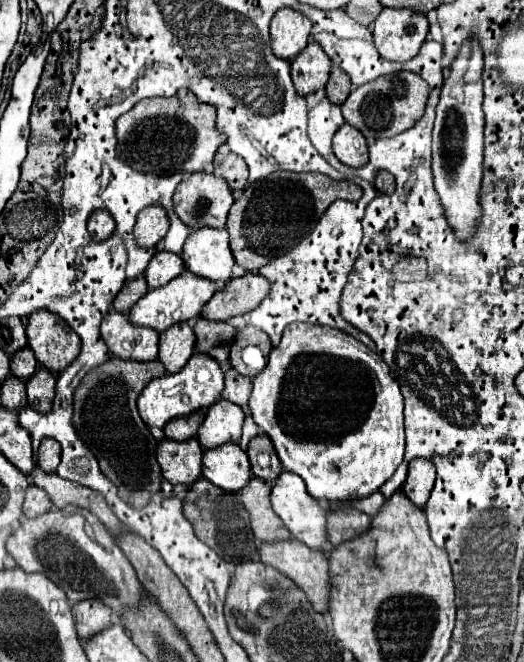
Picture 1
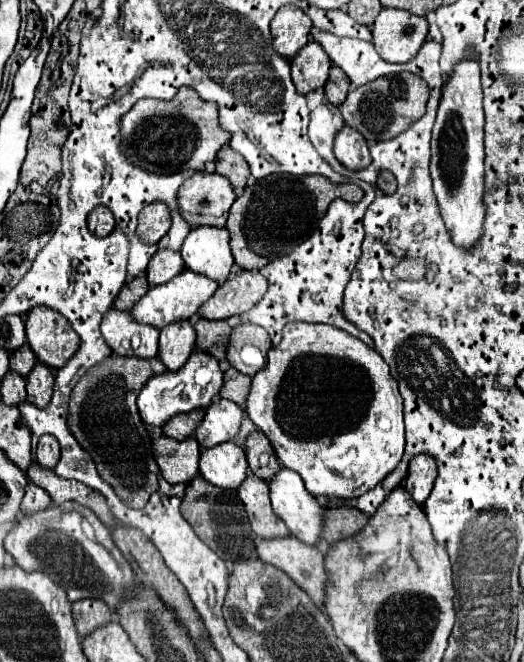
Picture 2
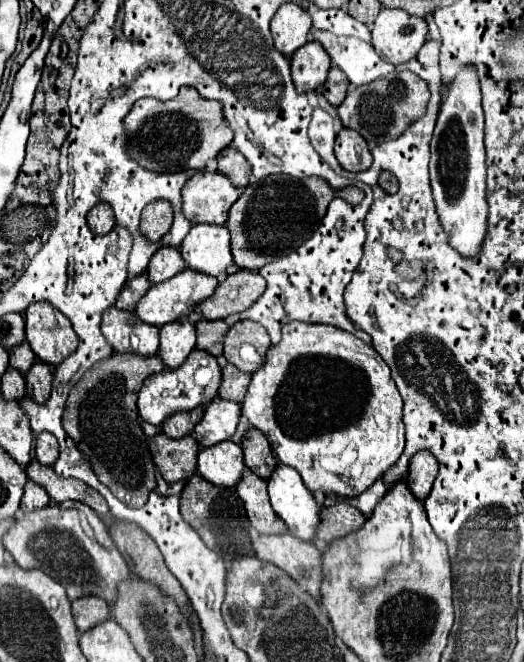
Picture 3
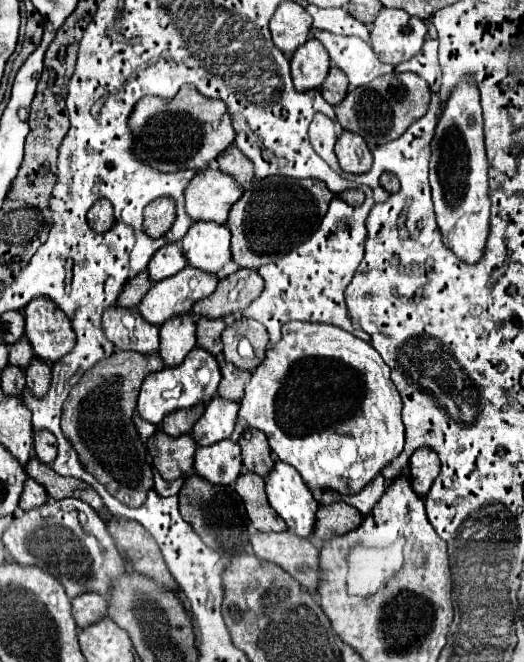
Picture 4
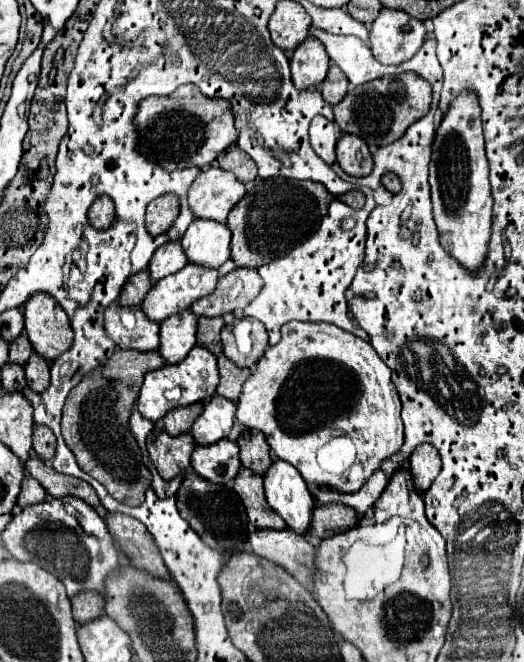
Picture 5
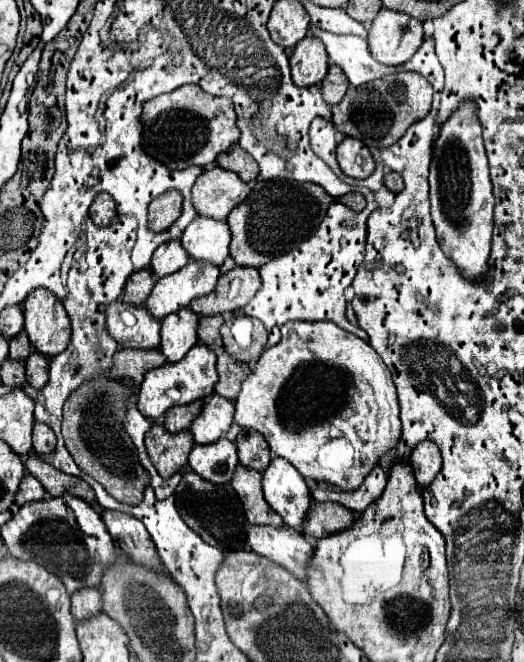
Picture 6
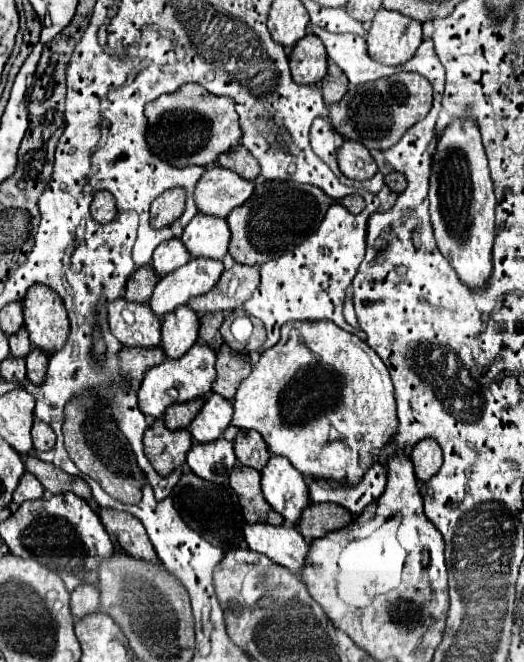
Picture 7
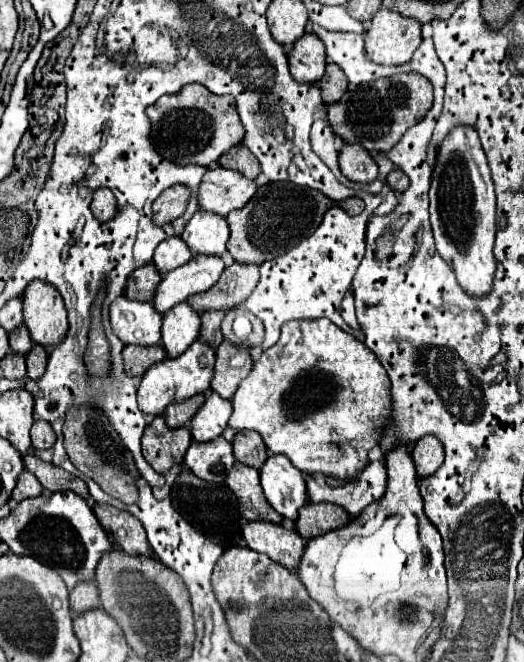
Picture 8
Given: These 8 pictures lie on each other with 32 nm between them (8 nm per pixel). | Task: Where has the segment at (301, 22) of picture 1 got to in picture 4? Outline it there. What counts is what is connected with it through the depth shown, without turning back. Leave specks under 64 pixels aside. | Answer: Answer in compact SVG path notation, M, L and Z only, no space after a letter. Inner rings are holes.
M282 2L270 20L272 40L284 54L290 54L308 40L310 26L312 18L300 4Z

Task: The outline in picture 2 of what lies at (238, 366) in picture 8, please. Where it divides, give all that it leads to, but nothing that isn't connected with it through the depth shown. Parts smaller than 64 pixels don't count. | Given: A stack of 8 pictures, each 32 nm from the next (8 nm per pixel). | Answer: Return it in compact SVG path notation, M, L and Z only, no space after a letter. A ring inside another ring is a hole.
M228 366L228 370L224 372L224 384L222 384L220 396L226 400L232 400L244 408L244 402L248 396L248 386L250 386L250 376L240 374L234 366Z

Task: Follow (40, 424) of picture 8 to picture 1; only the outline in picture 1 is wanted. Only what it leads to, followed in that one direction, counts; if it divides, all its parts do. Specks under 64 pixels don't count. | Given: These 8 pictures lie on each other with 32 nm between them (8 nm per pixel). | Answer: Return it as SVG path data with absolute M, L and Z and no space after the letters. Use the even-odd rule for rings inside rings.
M42 438L38 448L38 466L44 472L56 472L60 464L60 444L54 438Z

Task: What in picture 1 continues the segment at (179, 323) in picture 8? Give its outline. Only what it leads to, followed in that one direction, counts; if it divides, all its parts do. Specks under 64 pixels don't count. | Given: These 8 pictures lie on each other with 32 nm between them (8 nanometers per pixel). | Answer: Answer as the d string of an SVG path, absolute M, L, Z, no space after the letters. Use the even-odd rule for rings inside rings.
M188 322L170 326L160 334L160 352L158 360L166 366L168 372L180 372L188 358L194 354L194 330Z

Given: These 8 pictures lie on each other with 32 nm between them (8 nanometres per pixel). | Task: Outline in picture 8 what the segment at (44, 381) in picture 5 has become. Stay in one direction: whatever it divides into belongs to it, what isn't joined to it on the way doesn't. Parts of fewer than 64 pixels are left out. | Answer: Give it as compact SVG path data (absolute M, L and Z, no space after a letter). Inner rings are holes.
M34 344L32 350L26 354L26 366L28 366L28 378L40 378L46 370L46 360L48 360L48 350L40 344Z

